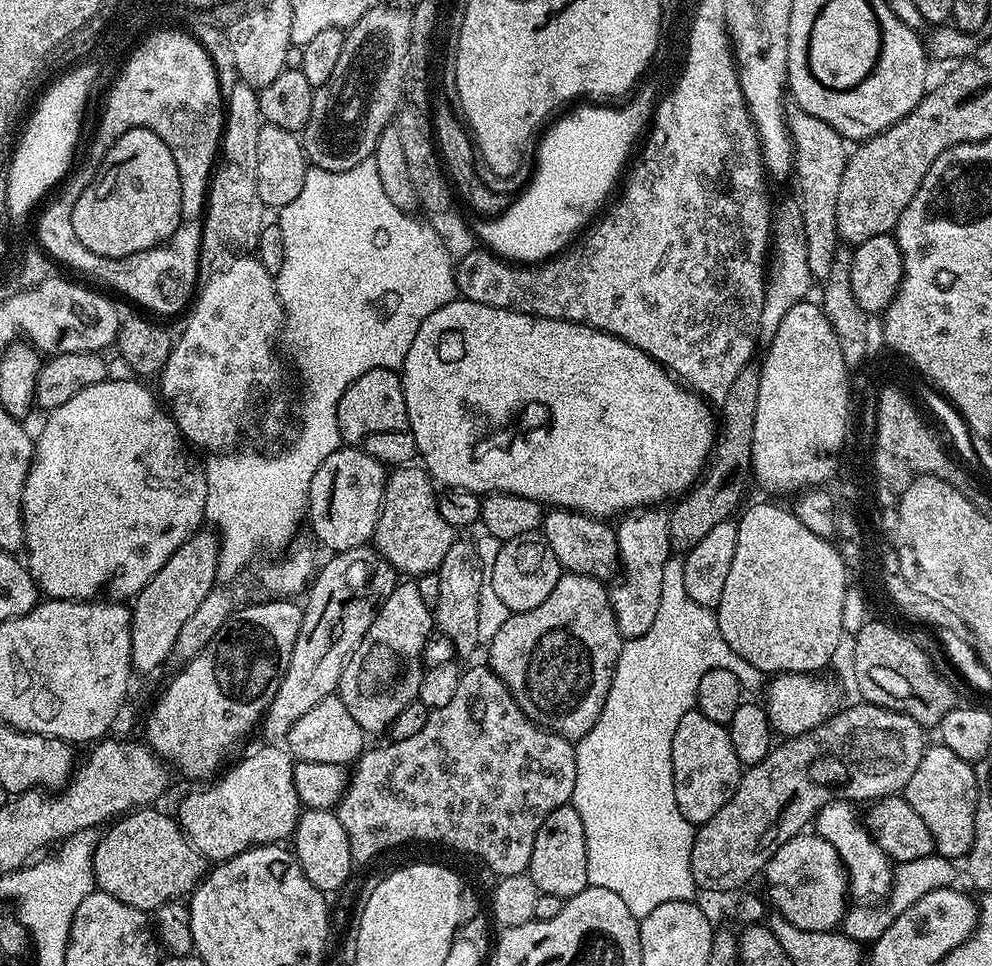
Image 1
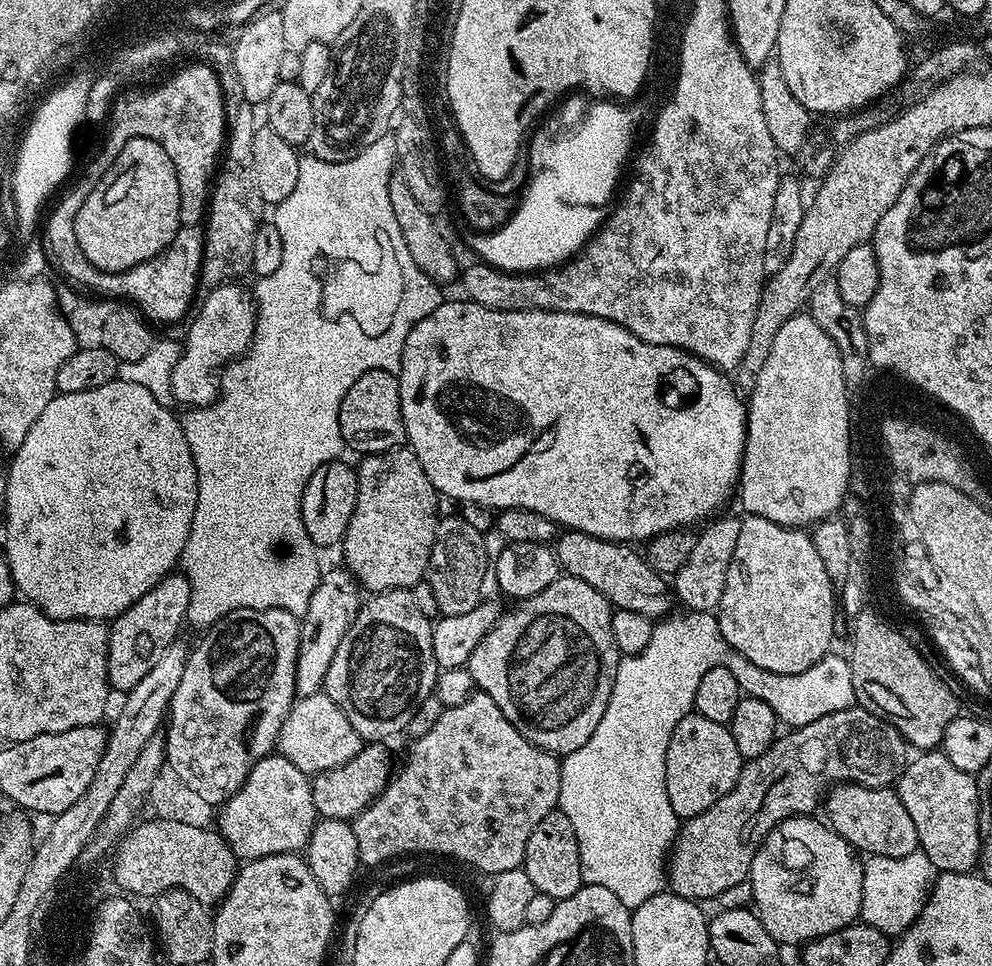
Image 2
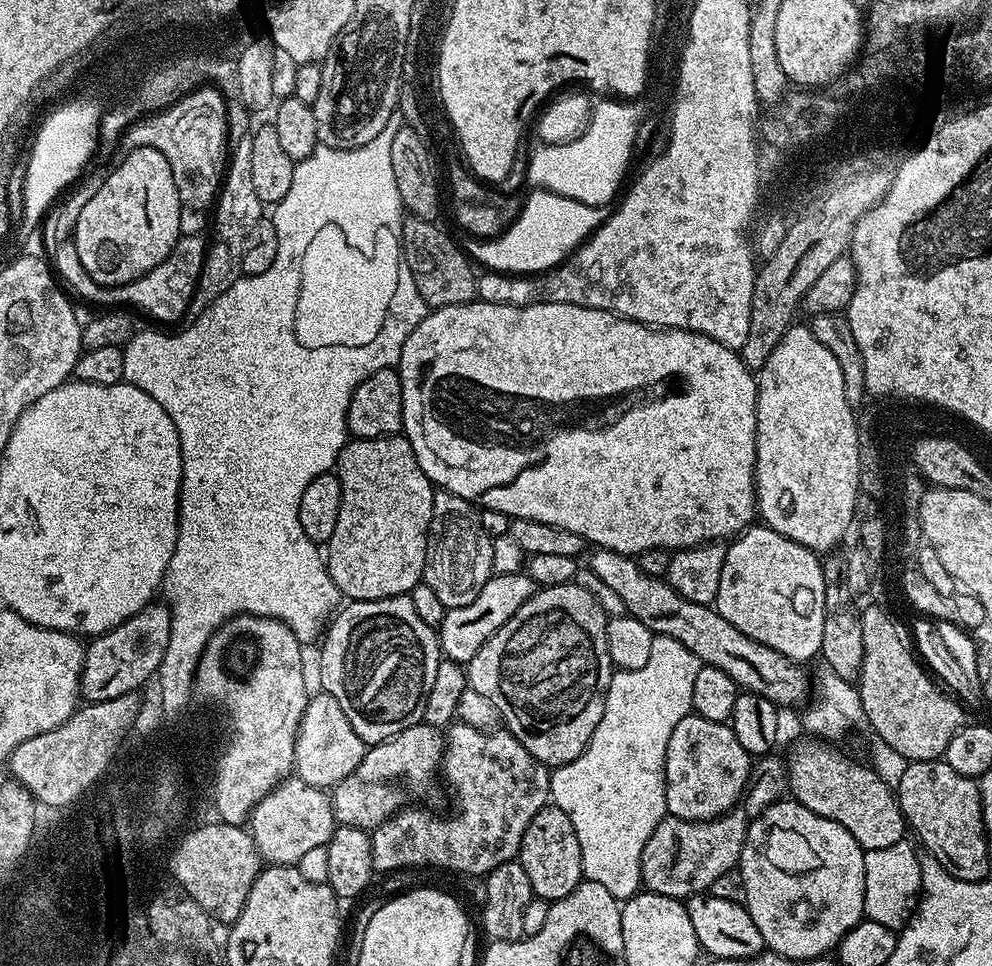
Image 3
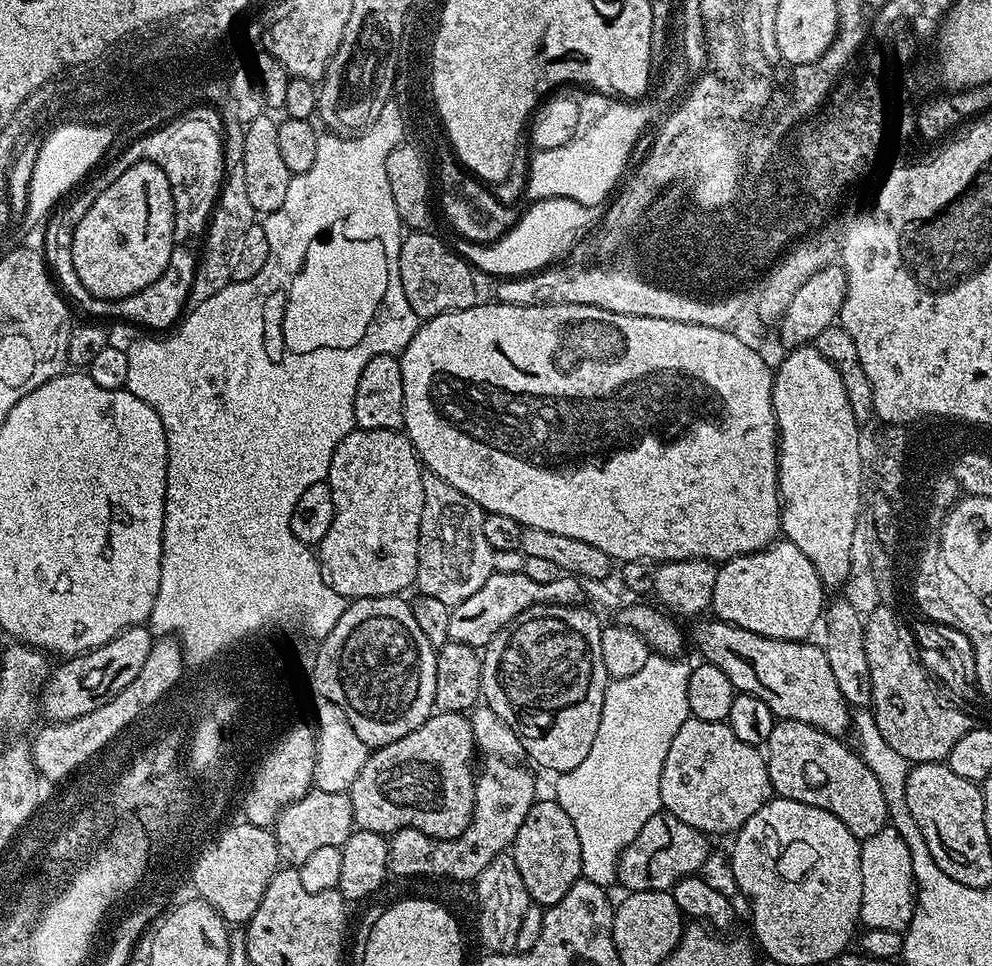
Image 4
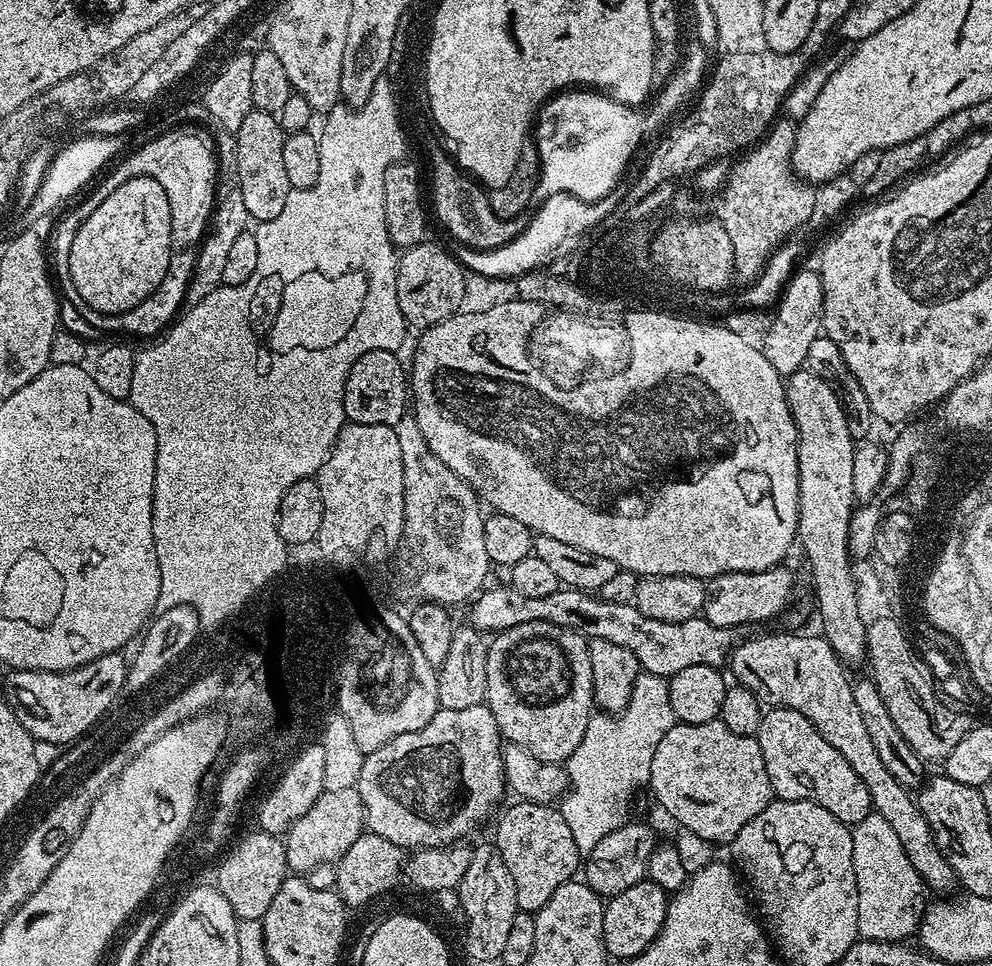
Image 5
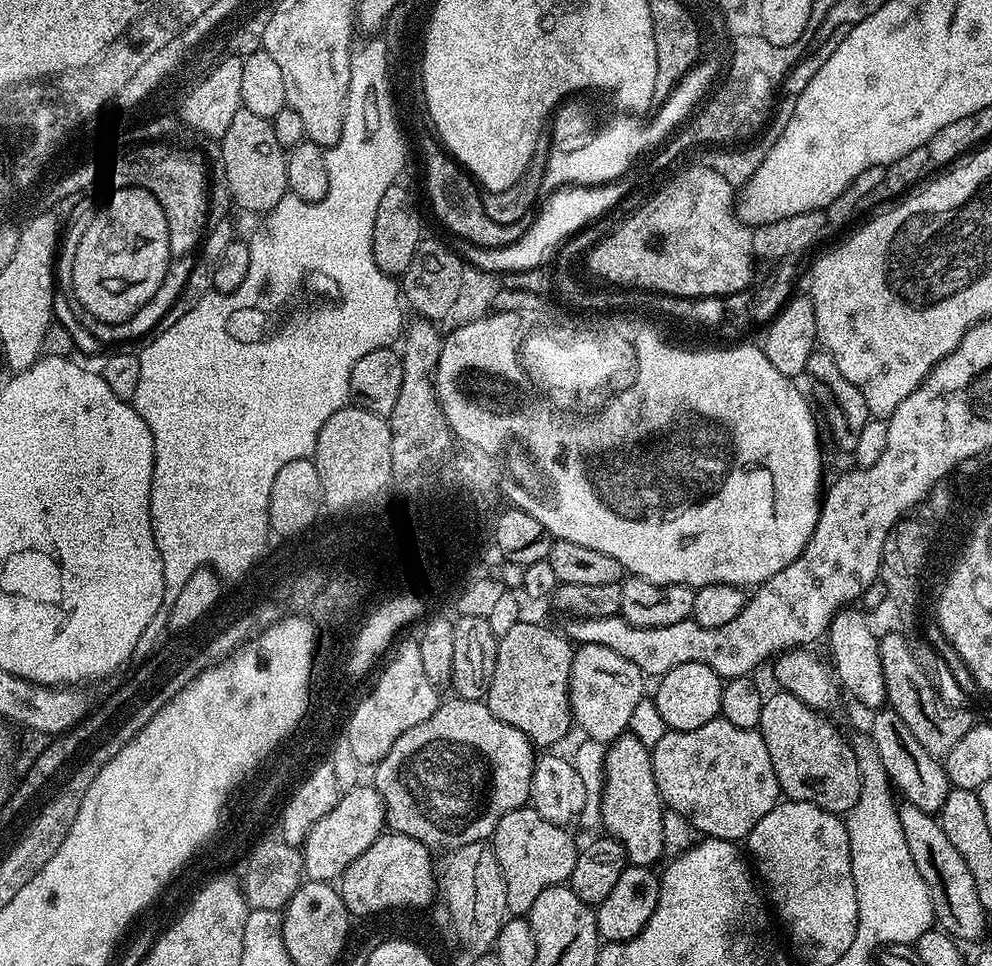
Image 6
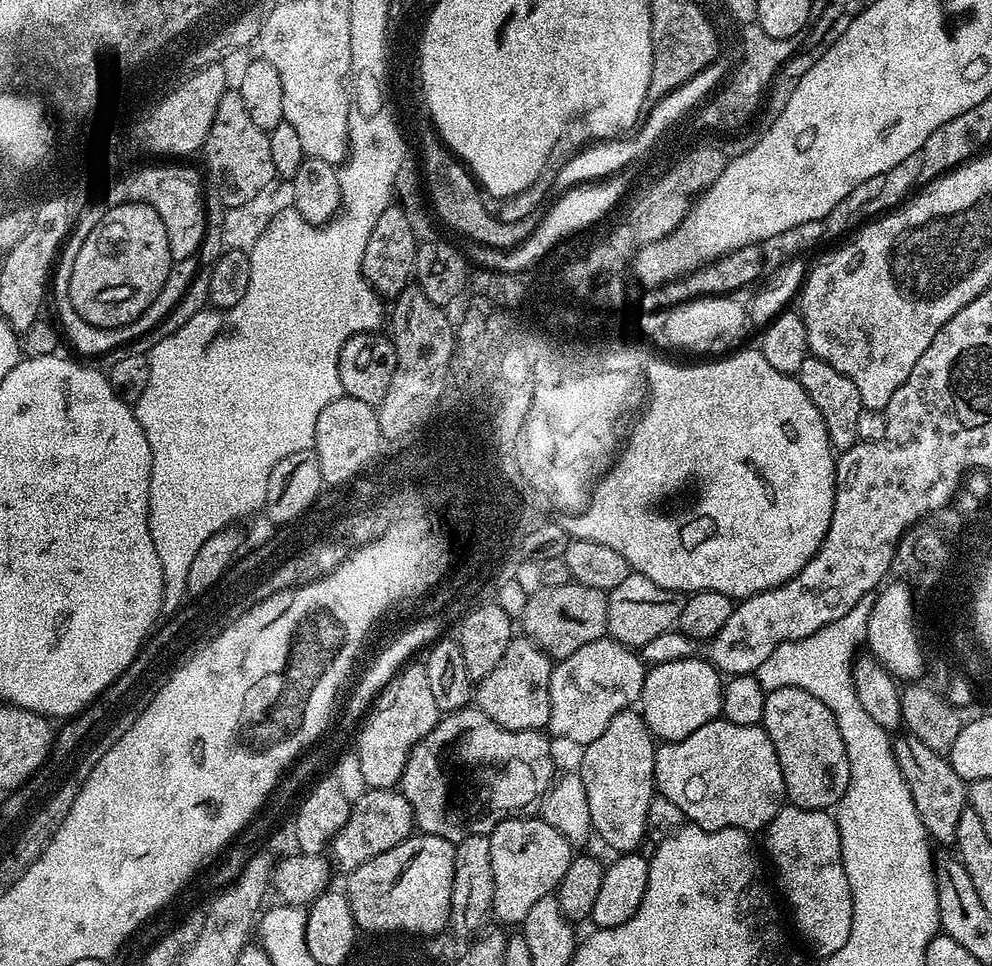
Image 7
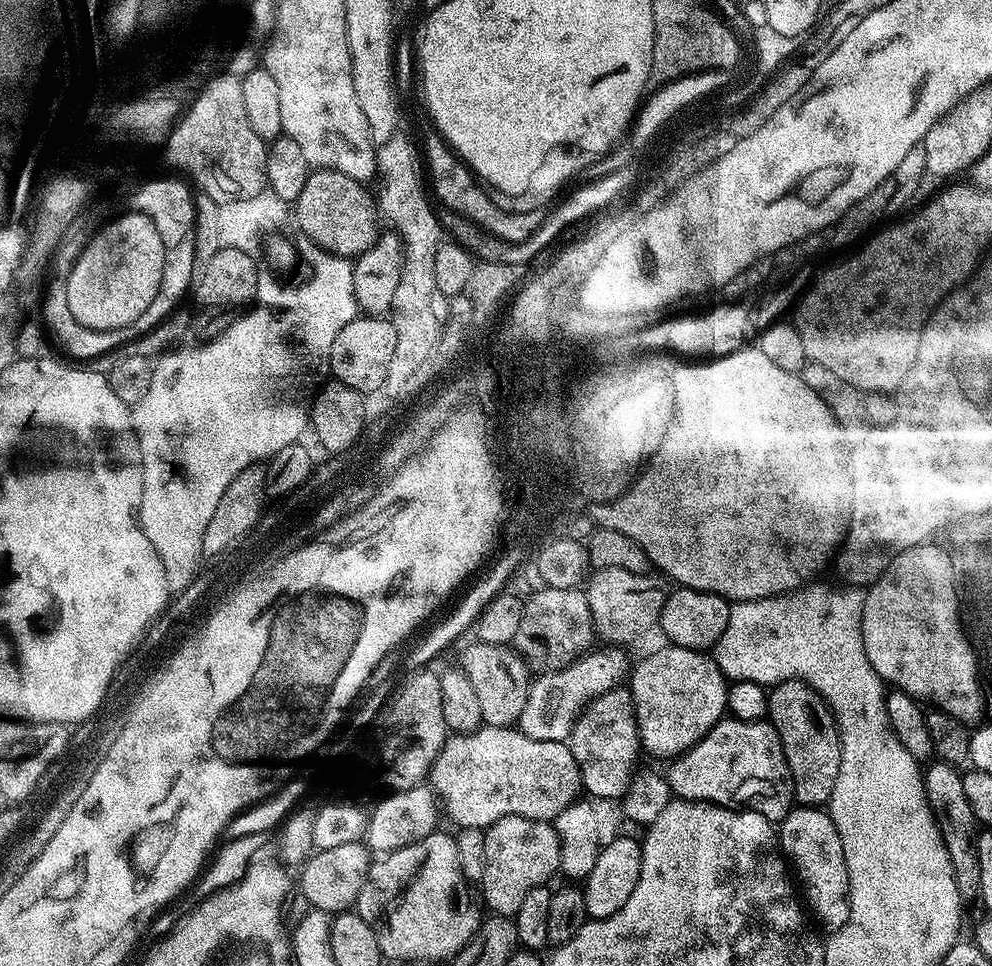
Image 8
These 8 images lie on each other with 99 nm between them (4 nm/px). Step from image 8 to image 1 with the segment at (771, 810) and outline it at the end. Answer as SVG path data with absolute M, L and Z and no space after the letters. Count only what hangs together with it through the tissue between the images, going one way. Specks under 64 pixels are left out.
M698 711L682 714L682 722L678 722L678 730L674 730L672 743L672 773L674 774L674 799L678 802L678 810L682 810L682 818L689 820L693 826L705 824L734 794L742 775L742 765L738 754L734 754L734 746L730 746L730 734L725 725L710 722L706 714Z

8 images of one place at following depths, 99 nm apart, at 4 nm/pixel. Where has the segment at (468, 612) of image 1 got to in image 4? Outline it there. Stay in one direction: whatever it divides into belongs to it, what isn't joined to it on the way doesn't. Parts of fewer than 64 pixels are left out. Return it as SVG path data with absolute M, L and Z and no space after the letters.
M432 472L422 475L422 516L420 524L420 541L417 548L417 574L414 588L421 596L438 598L438 602L446 602L455 606L466 602L470 594L477 590L497 571L494 552L490 542L486 542L486 534L482 530L485 511L462 490L454 490L450 482L438 478Z

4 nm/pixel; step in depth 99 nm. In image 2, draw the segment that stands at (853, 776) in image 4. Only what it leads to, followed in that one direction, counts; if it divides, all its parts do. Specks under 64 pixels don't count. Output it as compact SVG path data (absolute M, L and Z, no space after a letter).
M833 784L822 801L822 812L825 812L823 815L832 829L857 853L902 858L902 854L919 849L918 830L914 830L914 822L910 814L906 814L906 806L902 806L899 794L891 787Z

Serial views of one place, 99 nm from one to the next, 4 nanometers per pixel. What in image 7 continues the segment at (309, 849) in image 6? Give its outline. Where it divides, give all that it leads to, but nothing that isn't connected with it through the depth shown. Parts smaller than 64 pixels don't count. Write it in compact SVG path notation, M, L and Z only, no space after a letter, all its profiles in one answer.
M368 788L362 798L354 801L350 818L346 818L346 826L342 826L340 833L331 842L331 863L339 871L341 868L341 873L347 874L362 862L378 854L386 854L386 850L398 846L413 832L412 807L410 802L406 802L403 792L390 788Z

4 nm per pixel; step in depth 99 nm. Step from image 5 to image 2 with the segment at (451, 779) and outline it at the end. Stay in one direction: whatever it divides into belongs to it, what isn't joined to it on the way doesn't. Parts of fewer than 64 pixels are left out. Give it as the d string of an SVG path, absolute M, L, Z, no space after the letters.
M380 742L365 743L359 754L350 758L350 762L337 768L322 770L311 777L317 817L351 821L359 812L366 810L366 806L375 800L392 778L394 763L392 764L392 756L384 747Z

